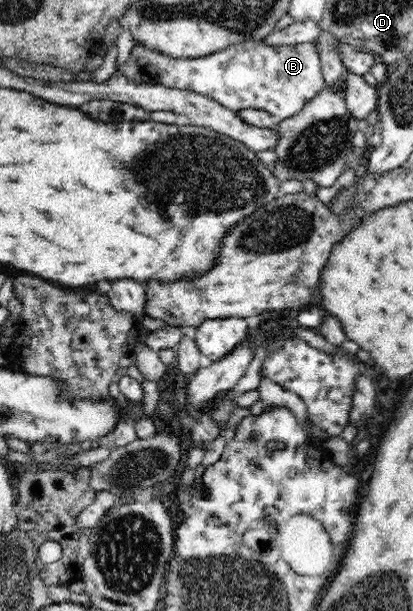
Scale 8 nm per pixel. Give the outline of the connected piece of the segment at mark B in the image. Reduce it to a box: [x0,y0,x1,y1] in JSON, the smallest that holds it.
[119,41,324,121]

